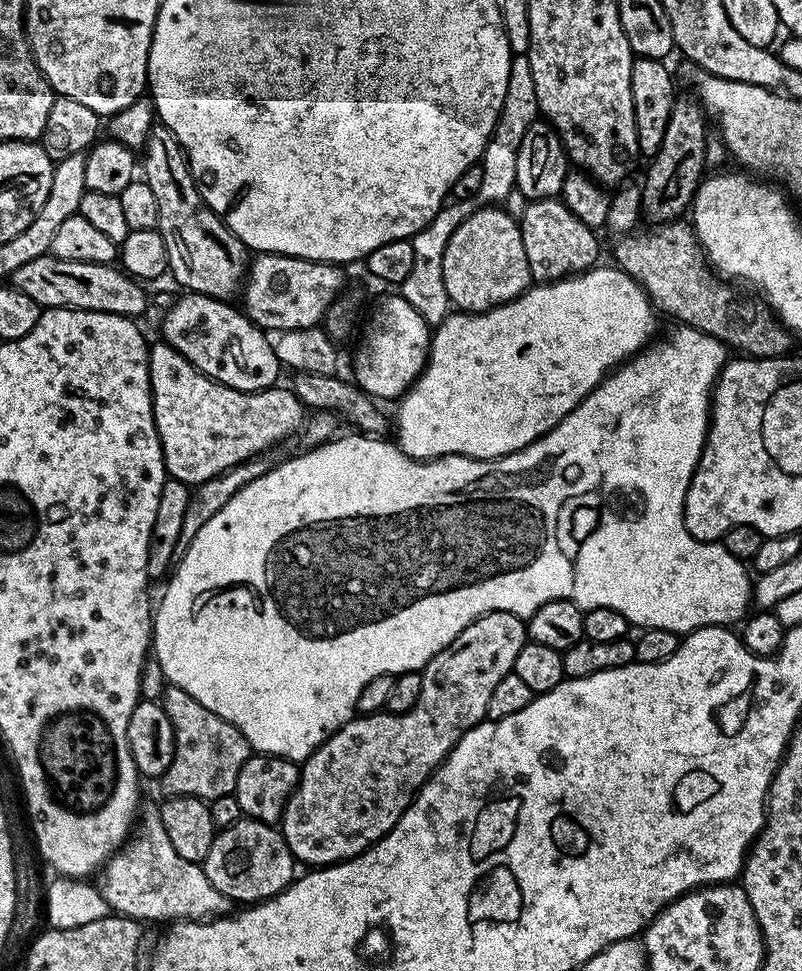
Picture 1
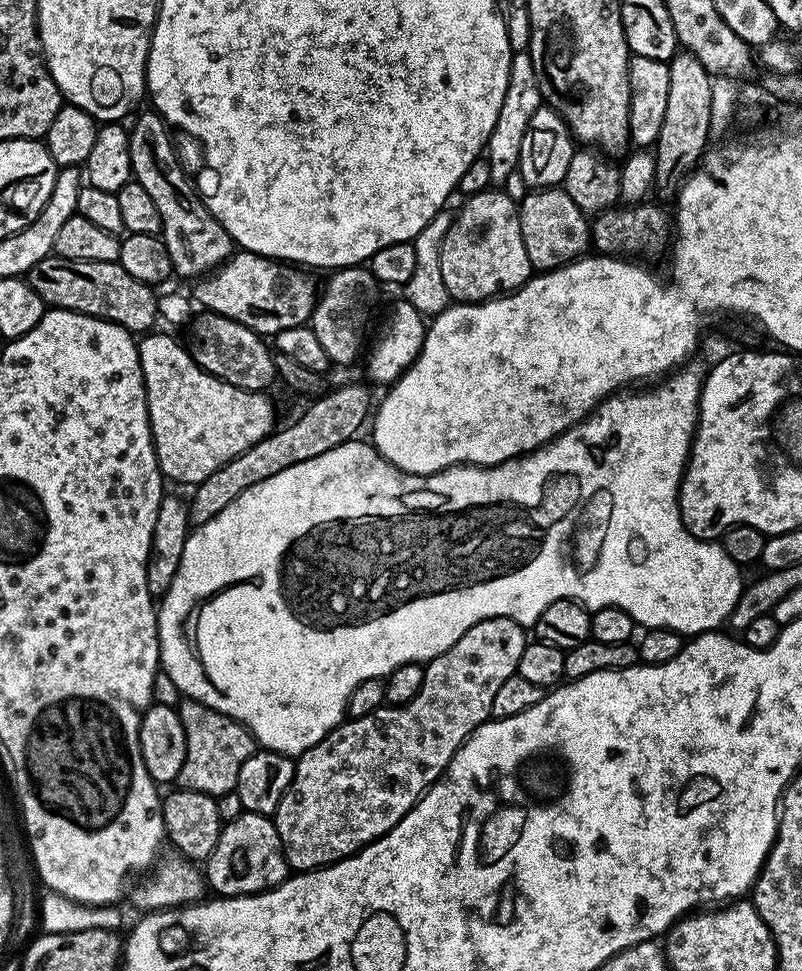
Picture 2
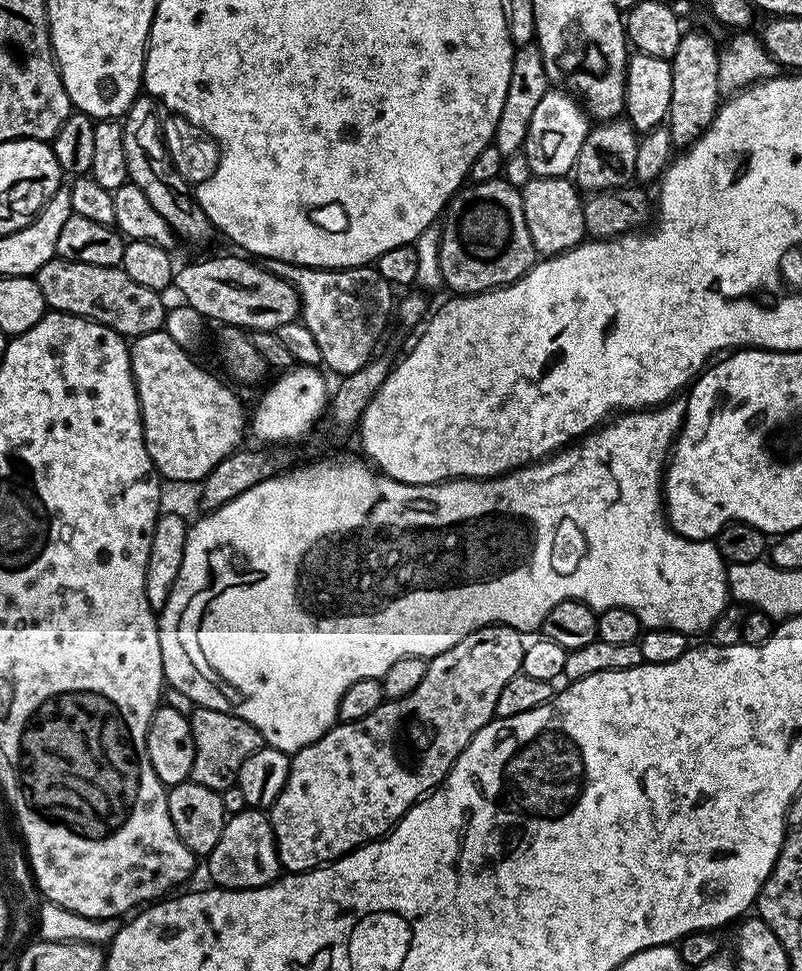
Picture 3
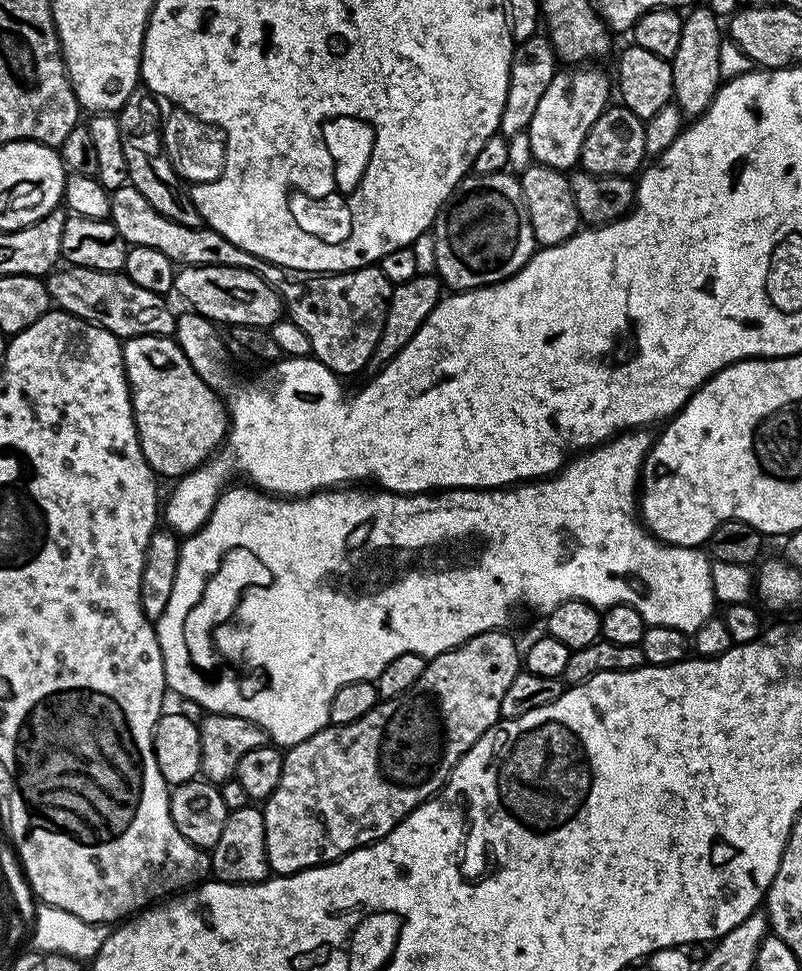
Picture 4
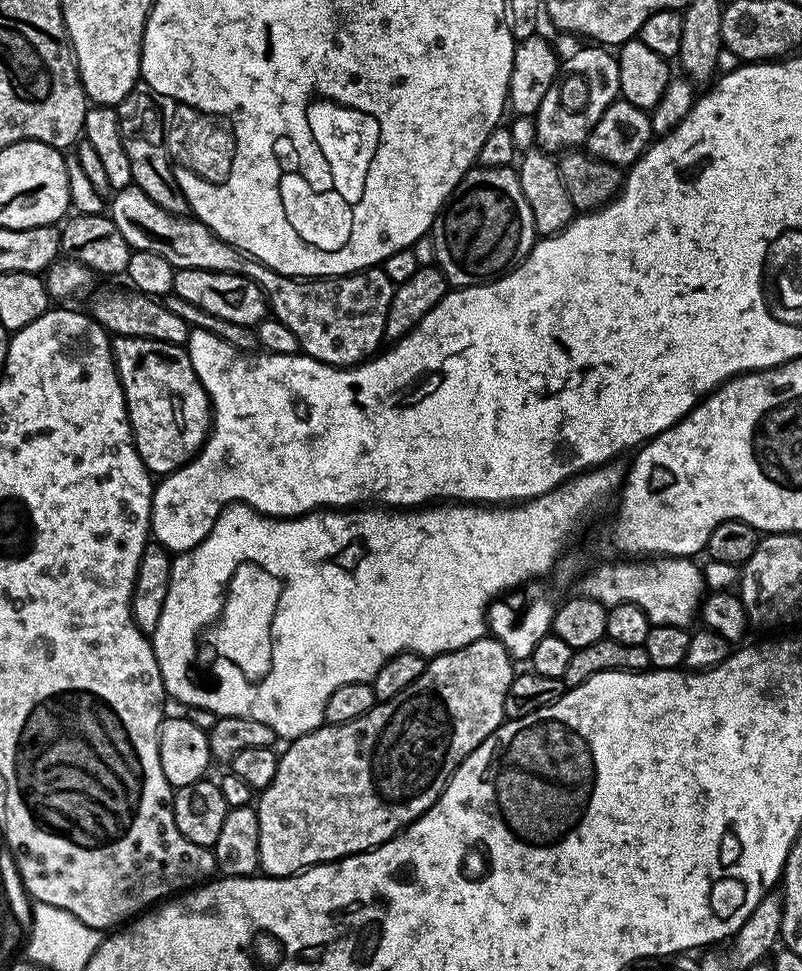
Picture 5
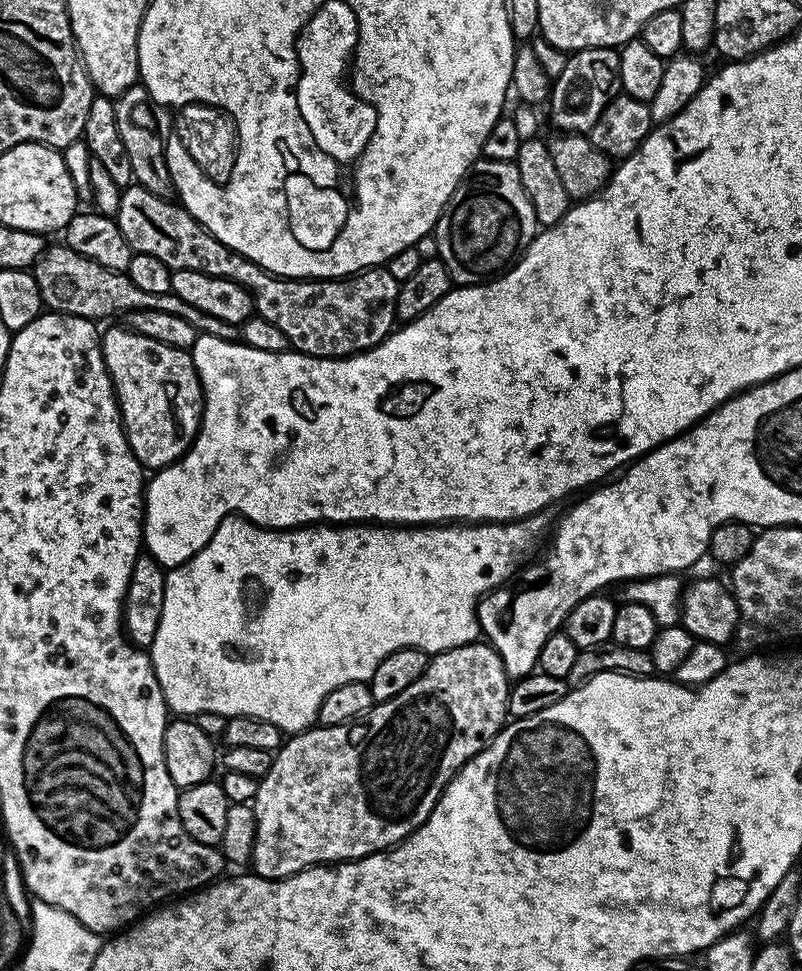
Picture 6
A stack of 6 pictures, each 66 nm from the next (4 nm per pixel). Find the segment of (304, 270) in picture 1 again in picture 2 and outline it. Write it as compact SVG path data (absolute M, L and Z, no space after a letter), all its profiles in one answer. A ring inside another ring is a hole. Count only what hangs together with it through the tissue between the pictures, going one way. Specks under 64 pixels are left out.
M236 250L215 270L199 277L193 283L196 285L190 296L201 309L242 322L242 326L254 330L259 336L275 338L282 330L305 326L311 321L318 284L307 274L291 263L259 256L256 252Z

